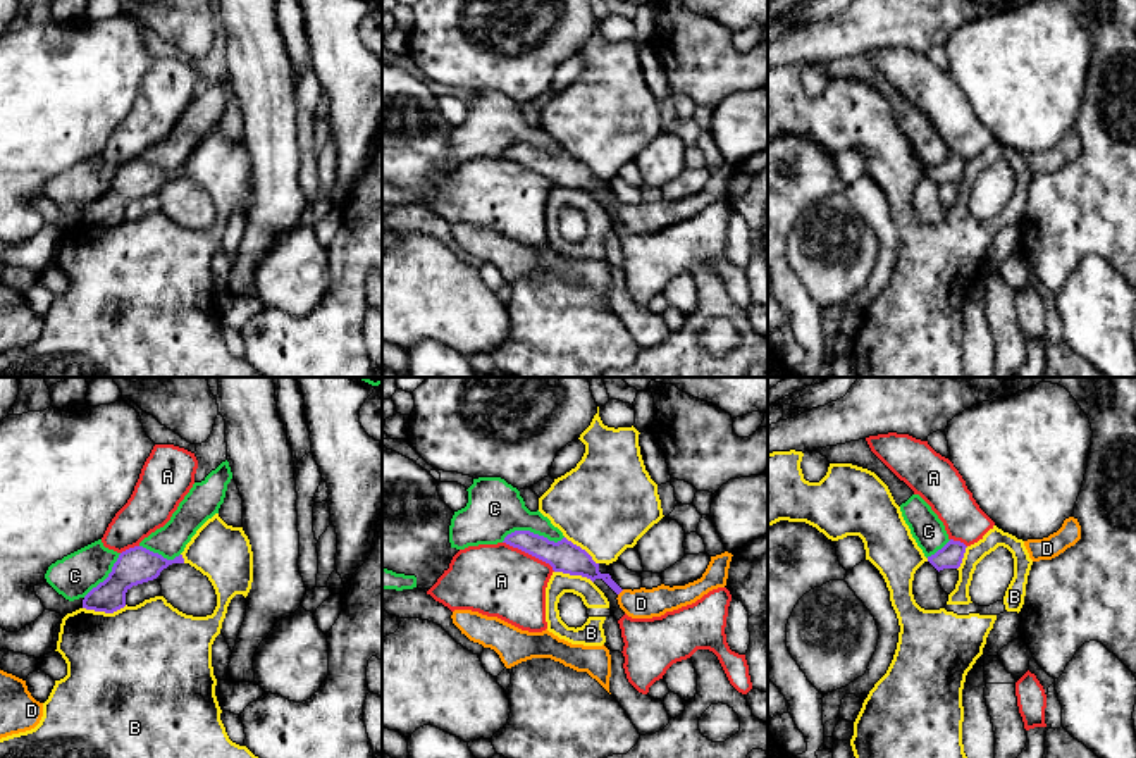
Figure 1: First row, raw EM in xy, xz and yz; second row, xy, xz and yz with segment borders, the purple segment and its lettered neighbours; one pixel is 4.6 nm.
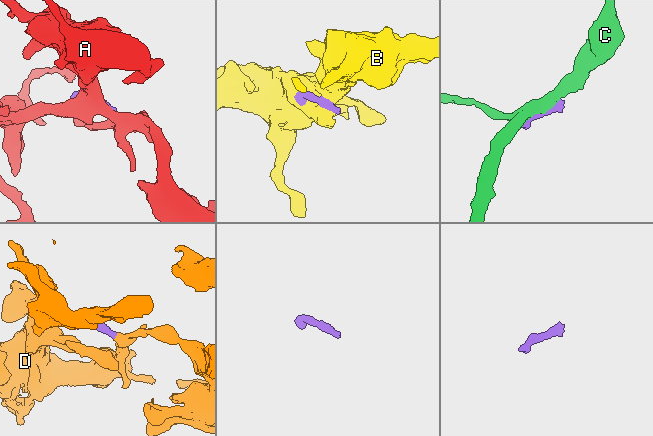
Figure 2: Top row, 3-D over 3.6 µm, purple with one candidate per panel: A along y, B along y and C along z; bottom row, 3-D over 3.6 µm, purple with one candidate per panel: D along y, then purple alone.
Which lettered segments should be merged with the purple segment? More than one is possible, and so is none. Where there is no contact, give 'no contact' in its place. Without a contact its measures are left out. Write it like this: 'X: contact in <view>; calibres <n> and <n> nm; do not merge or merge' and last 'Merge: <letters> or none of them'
A: contact in xz; calibres 150 and 340 nm; do not merge
B: contact in xy; calibres 170 and 460 nm; do not merge
C: contact in xz; calibres 150 and 260 nm; do not merge
D: contact in xz; calibres 130 and 140 nm; merge
Merge: D

